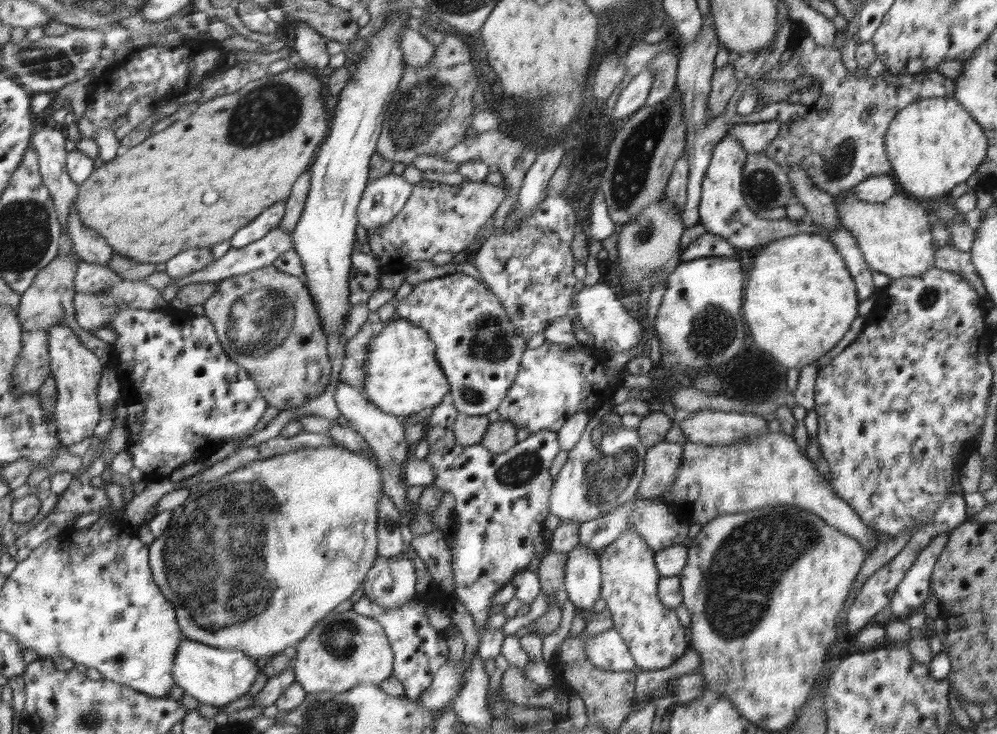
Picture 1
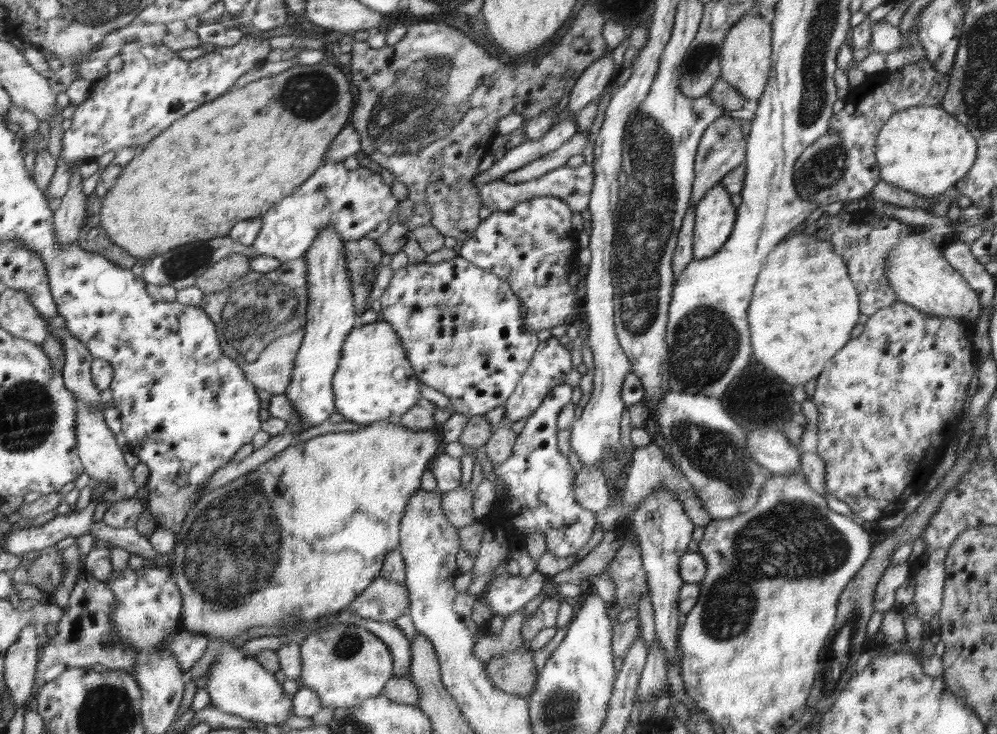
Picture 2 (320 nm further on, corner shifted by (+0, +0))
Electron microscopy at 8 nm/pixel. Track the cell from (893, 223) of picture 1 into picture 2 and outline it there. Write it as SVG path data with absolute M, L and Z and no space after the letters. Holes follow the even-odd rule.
M910 226L912 233L901 238L900 243L886 257L885 275L900 302L917 308L924 315L934 315L940 319L952 317L974 327L980 315L981 304L977 292L968 281L943 256L943 247L925 237L926 228ZM916 228L916 231L914 231Z

